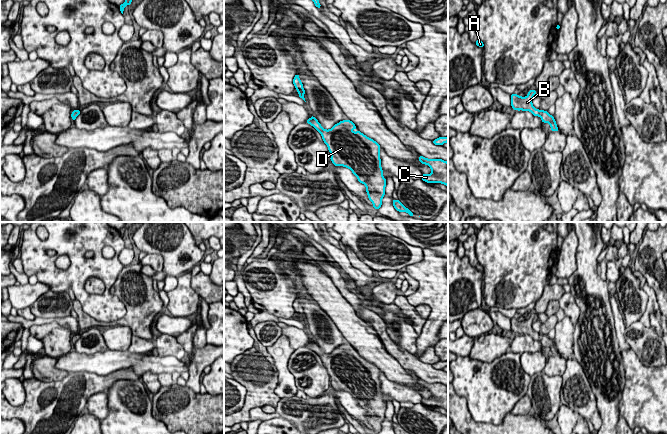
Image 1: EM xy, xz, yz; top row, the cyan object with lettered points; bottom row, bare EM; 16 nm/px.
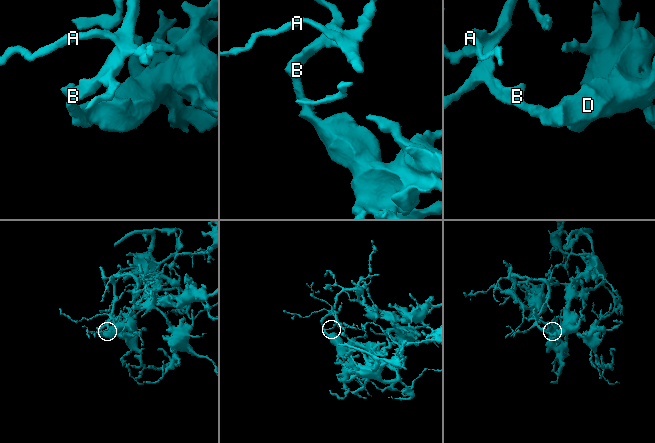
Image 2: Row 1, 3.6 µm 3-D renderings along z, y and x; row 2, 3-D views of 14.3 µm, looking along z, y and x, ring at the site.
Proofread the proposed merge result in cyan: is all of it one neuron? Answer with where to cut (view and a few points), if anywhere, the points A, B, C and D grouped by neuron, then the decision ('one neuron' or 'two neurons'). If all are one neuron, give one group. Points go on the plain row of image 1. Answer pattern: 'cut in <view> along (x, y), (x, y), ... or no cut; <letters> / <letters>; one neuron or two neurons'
no cut; A B C D; one neuron

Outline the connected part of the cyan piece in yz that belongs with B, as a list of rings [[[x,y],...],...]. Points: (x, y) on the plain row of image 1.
[[[532,313],[526,321],[511,318],[511,330],[513,334],[530,335],[534,340],[539,340],[543,347],[549,347],[551,355],[559,355],[554,340],[551,340],[548,335],[538,334],[532,328],[532,323],[536,318],[536,314]]]

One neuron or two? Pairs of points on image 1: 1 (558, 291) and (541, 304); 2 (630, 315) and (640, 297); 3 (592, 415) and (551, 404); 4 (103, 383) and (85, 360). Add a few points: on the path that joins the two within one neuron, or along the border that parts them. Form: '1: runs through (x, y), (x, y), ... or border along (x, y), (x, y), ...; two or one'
1: runs through (554, 292), (545, 300); one
2: runs through (632, 311), (633, 304), (636, 301); one
3: border along (560, 398), (561, 403); two
4: border along (119, 369), (104, 375), (87, 372), (73, 373); two

